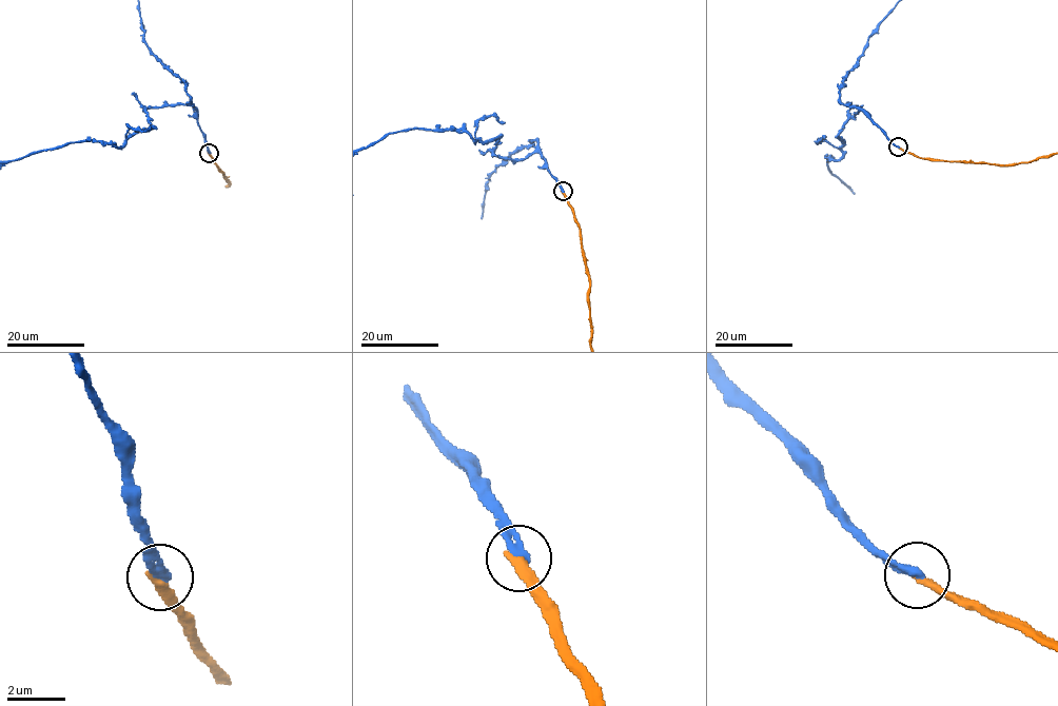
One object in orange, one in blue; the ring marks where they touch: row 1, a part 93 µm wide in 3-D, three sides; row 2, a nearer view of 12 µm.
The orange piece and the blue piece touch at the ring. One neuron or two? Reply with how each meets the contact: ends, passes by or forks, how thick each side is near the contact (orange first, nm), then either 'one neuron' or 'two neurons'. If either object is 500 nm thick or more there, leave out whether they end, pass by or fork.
orange ends | blue ends | 340/360 nm | two neurons

